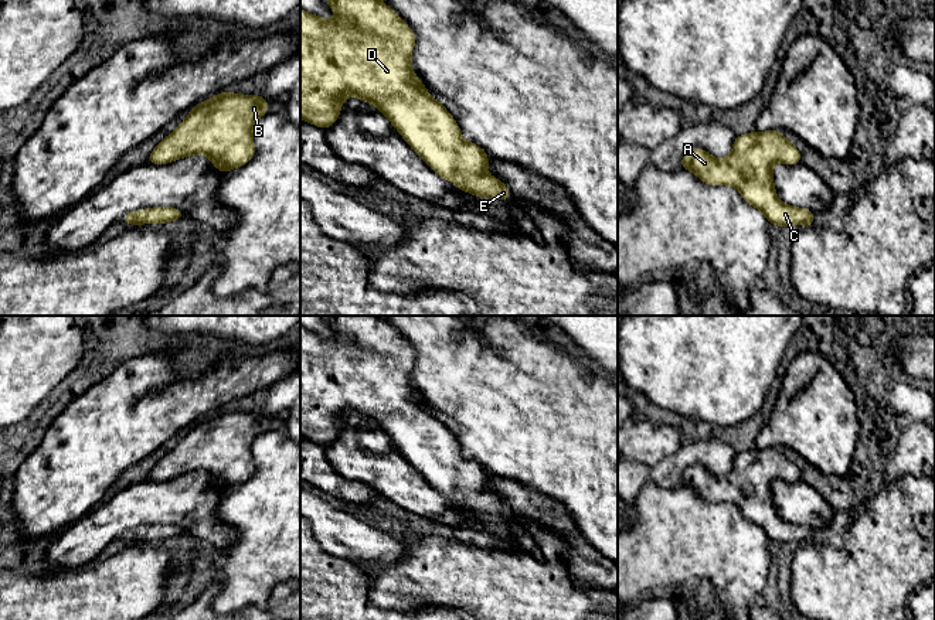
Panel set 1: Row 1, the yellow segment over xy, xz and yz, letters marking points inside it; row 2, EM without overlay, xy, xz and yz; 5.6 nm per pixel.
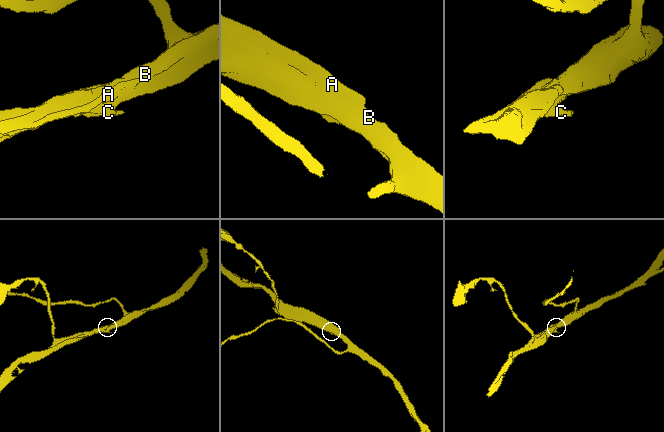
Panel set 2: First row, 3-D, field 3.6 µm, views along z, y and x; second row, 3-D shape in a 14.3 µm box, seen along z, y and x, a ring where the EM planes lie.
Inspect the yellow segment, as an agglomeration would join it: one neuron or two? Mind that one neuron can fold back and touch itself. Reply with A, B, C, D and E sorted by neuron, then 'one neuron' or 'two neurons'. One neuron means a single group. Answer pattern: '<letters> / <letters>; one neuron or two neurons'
A B C D E; one neuron

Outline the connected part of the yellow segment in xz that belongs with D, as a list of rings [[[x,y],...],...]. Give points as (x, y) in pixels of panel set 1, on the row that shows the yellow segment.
[[[380,0],[326,1],[336,13],[334,20],[324,20],[300,8],[300,119],[326,130],[337,120],[341,102],[348,96],[357,96],[377,106],[426,164],[442,178],[453,181],[458,190],[480,198],[507,201],[510,198],[507,185],[486,173],[489,157],[484,150],[462,137],[452,115],[428,93],[414,74],[411,54],[415,47],[415,34],[401,17]]]

